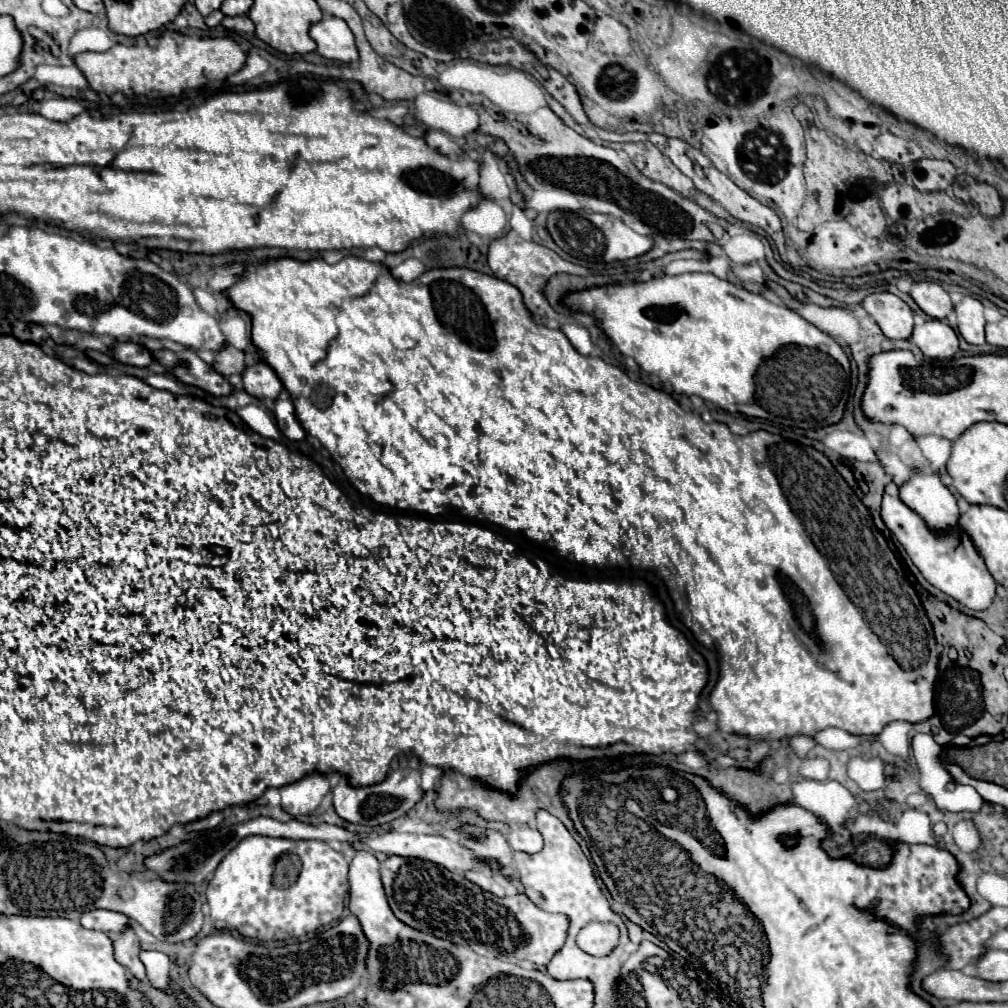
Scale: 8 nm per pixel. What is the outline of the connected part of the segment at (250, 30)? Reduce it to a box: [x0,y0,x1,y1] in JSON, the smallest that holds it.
[222,15,254,35]

